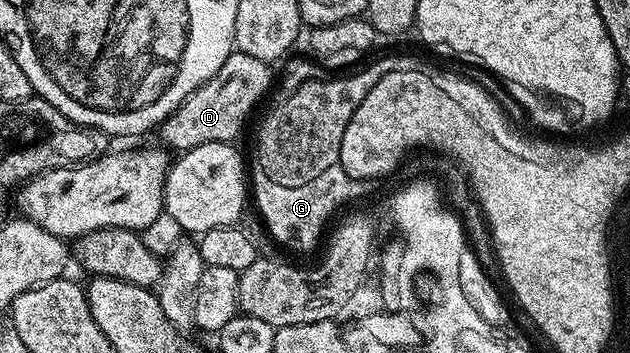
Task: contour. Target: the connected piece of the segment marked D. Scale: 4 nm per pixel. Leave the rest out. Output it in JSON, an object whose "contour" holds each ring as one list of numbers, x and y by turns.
{"contour":[[233,51,219,66,219,70,199,90,191,93,179,107,159,125,160,143,174,153,189,152,195,146,207,142,236,141,236,136,245,128,245,119,253,112,253,107,265,96,269,83,274,83,275,72,266,61,251,58,251,54]]}

